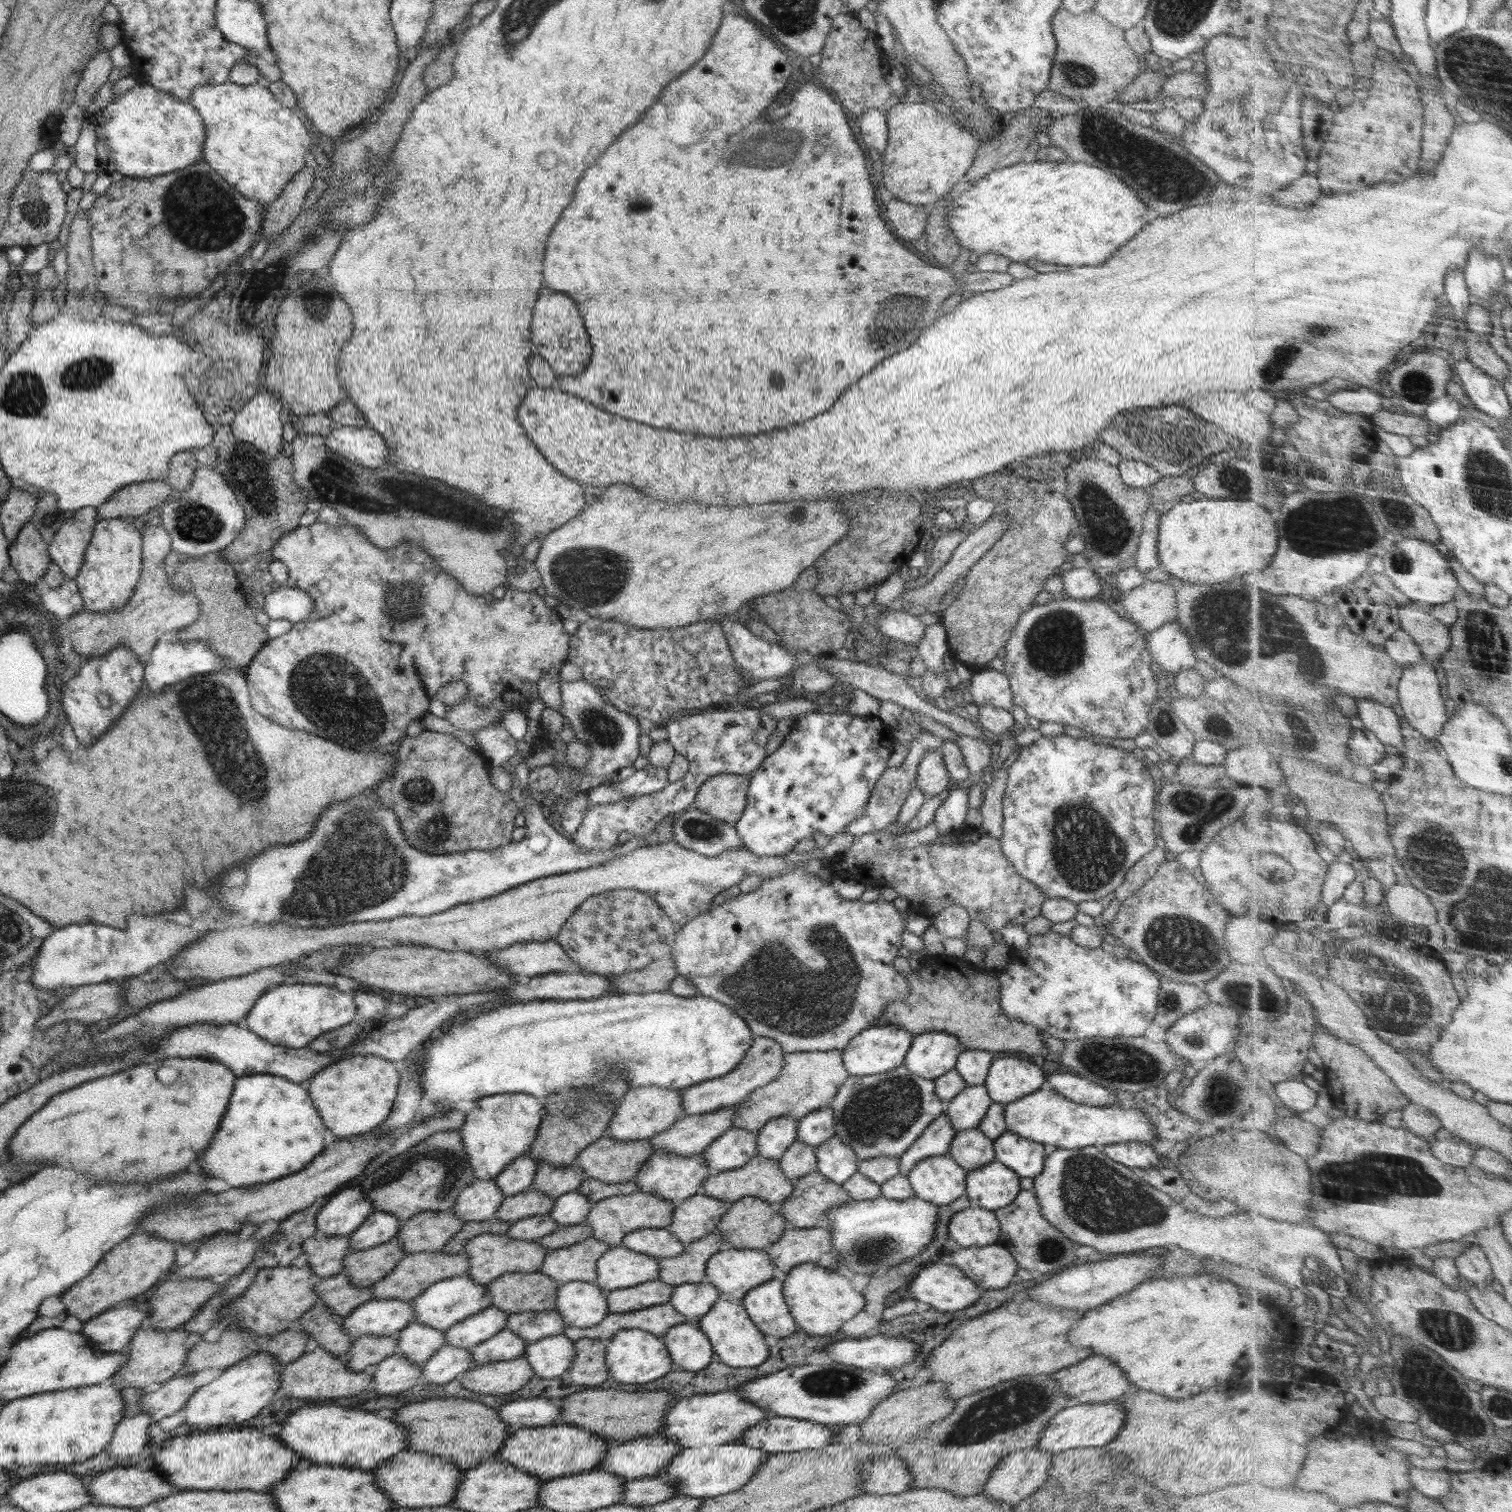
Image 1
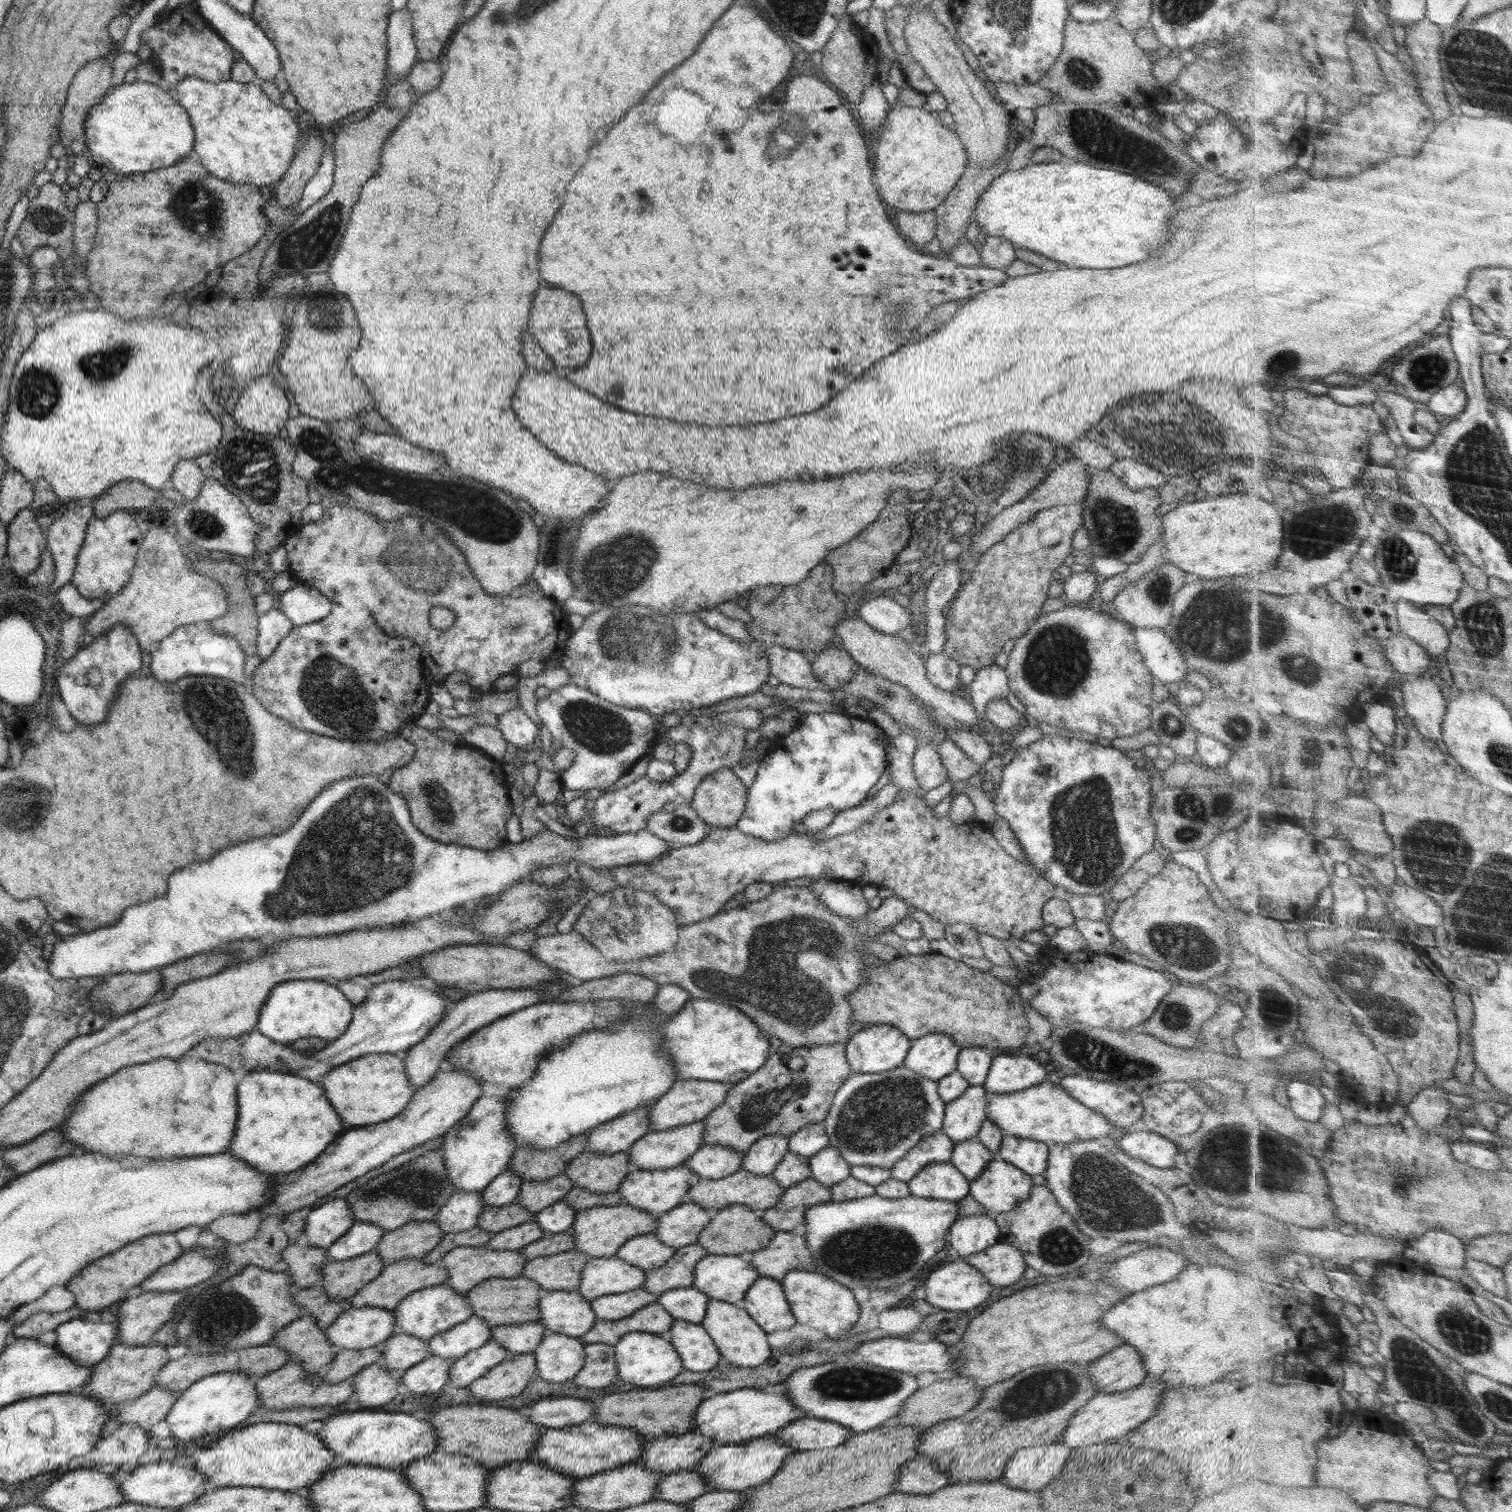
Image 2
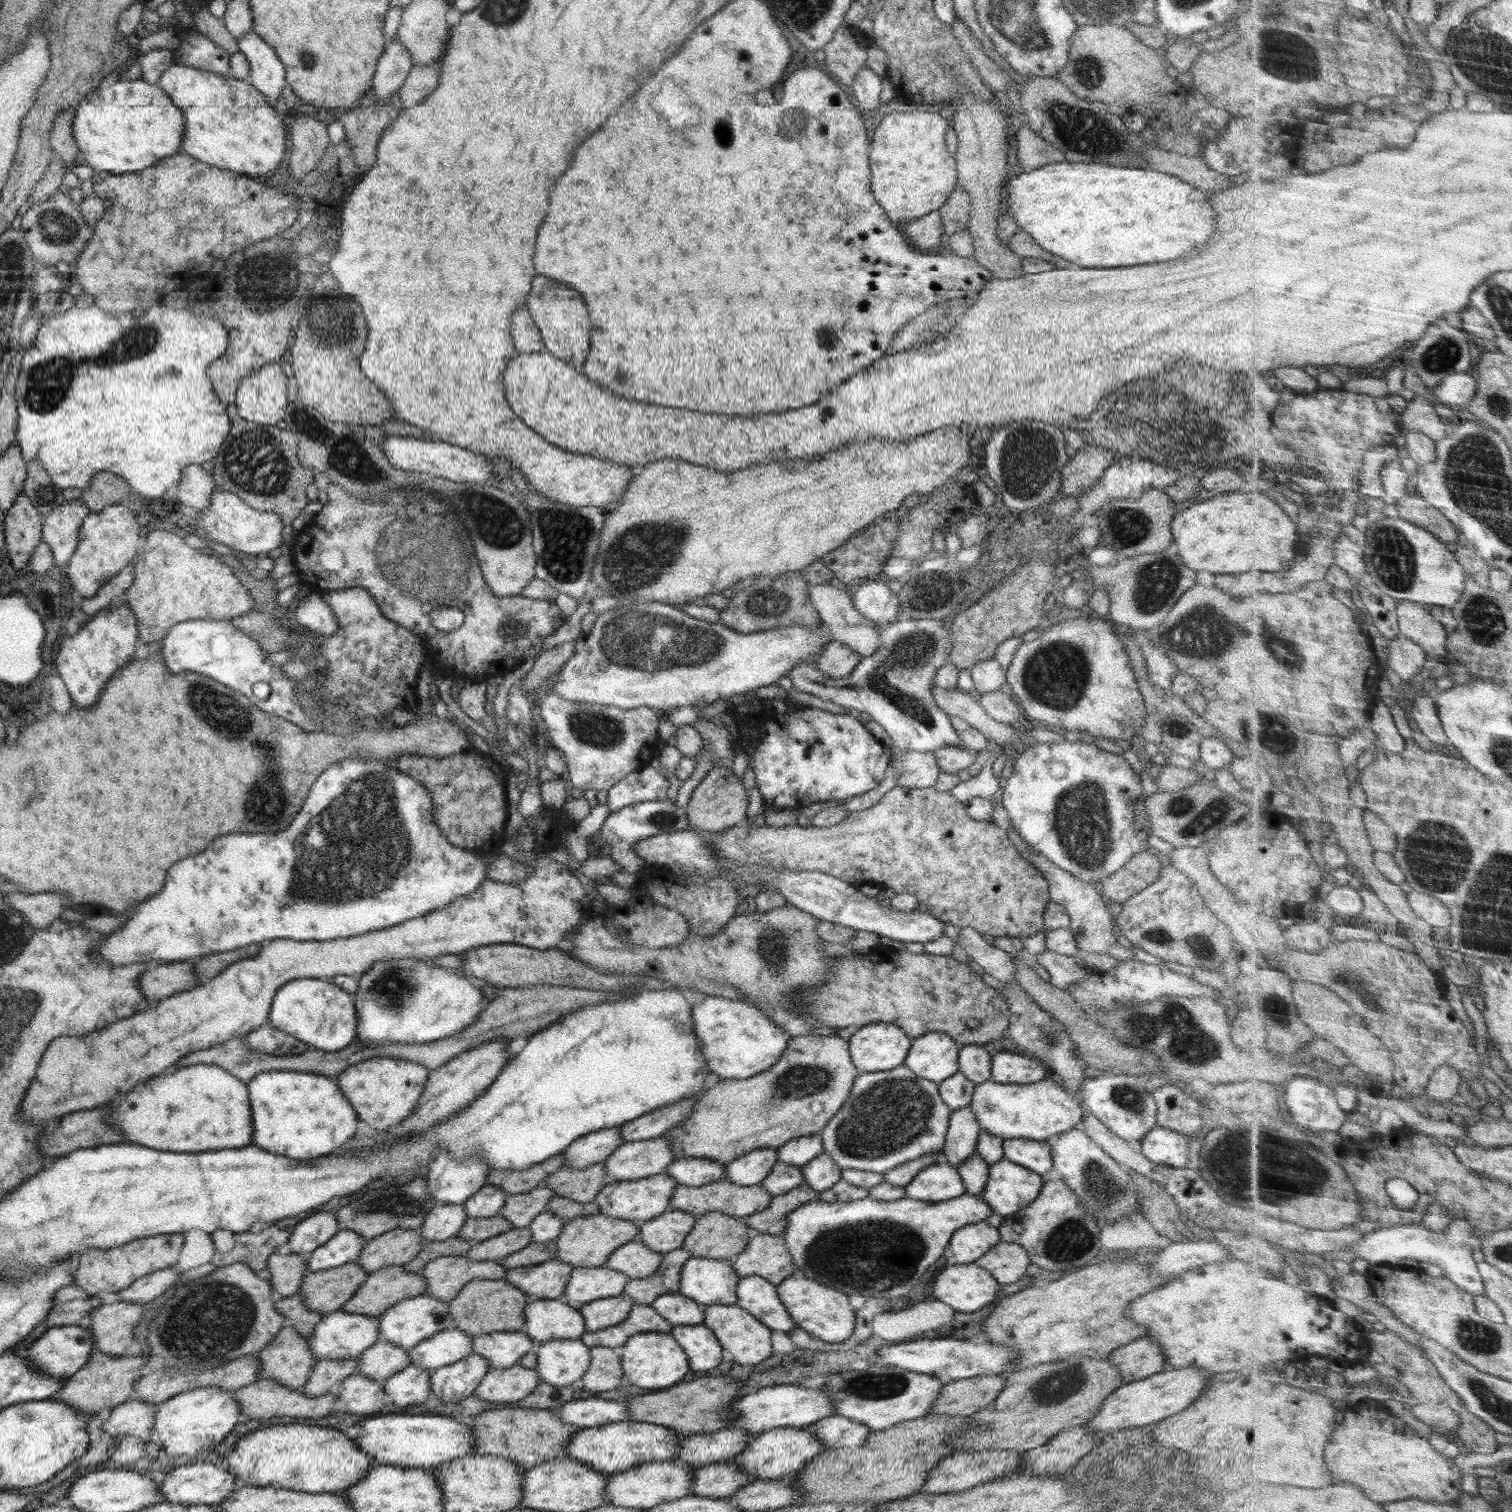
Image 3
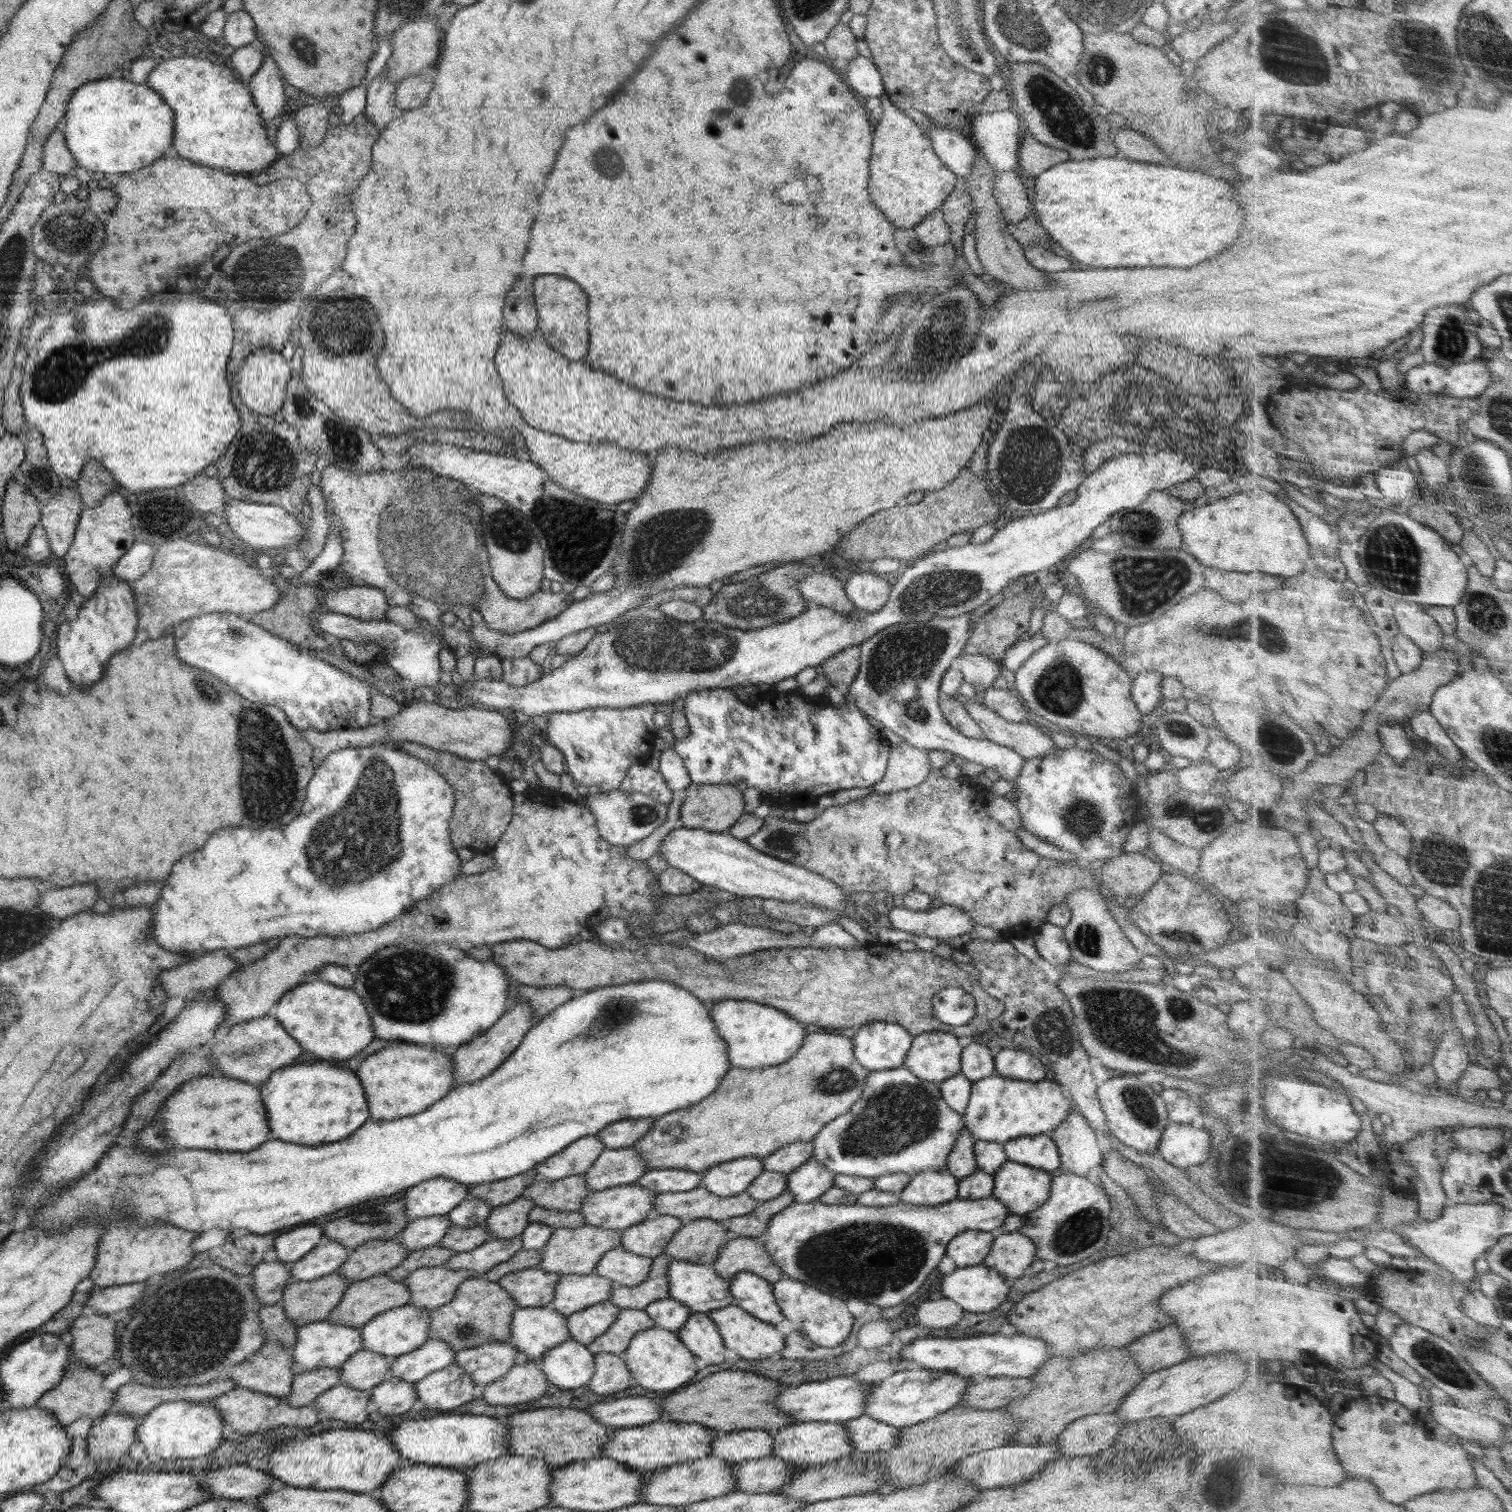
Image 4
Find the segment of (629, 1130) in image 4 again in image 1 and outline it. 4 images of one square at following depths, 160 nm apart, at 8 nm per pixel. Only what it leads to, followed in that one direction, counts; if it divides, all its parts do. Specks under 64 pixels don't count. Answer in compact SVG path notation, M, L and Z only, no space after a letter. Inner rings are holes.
M754 1036L743 1061L740 1061L739 1065L736 1065L730 1073L678 1090L681 1094L681 1105L683 1106L680 1117L698 1116L698 1114L706 1114L725 1106L732 1107L743 1102L745 1098L749 1097L749 1094L752 1094L753 1090L768 1084L777 1077L784 1066L783 1053L780 1044L773 1038Z

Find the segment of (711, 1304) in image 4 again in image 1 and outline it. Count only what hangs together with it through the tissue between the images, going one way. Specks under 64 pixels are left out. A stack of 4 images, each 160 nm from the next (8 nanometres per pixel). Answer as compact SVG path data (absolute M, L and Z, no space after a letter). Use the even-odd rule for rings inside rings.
M725 1247L724 1250L713 1254L705 1265L708 1282L712 1283L719 1290L720 1294L730 1294L742 1299L750 1289L756 1288L759 1284L779 1275L770 1260L769 1254L763 1249Z

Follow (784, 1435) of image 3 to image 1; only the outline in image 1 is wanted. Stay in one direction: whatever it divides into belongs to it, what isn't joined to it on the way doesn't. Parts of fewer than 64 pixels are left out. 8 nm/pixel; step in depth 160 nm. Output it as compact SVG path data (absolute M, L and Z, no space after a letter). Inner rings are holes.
M738 1442L714 1447L691 1447L680 1450L657 1477L675 1486L678 1495L692 1498L718 1497L741 1489L770 1455L762 1450L740 1445Z

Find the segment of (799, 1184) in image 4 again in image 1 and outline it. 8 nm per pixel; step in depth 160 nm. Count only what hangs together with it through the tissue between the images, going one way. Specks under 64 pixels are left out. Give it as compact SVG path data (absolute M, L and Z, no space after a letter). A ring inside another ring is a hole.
M836 1135L815 1148L817 1170L833 1183L841 1185L858 1170L858 1158L850 1146Z

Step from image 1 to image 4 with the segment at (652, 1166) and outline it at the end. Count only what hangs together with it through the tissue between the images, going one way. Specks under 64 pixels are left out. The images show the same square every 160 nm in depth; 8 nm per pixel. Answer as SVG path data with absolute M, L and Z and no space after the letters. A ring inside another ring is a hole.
M638 1183L615 1186L611 1189L589 1193L589 1195L582 1201L578 1211L582 1213L586 1225L598 1227L599 1229L612 1229L622 1232L629 1226L638 1224L653 1215L656 1216L653 1205L656 1195L657 1194L654 1191L645 1189Z

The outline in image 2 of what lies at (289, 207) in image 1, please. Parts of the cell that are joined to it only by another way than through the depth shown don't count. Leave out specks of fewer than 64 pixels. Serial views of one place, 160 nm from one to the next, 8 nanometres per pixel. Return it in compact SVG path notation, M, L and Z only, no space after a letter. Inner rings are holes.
M303 126L302 135L306 134L308 141L292 159L286 174L273 184L273 192L279 206L290 206L301 200L306 183L316 174L324 153L326 141L314 131L307 131Z

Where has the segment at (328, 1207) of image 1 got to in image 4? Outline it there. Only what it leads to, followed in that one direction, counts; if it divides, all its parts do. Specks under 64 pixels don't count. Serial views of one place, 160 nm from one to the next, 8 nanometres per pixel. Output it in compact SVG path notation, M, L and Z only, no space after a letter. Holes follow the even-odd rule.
M301 1225L280 1233L275 1238L273 1248L277 1252L278 1261L283 1262L290 1271L292 1265L324 1237L323 1230L317 1225Z

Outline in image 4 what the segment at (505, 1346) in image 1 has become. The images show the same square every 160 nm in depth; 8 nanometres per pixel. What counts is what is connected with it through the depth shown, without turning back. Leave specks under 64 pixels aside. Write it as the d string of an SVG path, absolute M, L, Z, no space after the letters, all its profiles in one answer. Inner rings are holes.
M456 1363L428 1374L413 1384L417 1399L430 1410L452 1410L470 1402L474 1396L474 1382Z

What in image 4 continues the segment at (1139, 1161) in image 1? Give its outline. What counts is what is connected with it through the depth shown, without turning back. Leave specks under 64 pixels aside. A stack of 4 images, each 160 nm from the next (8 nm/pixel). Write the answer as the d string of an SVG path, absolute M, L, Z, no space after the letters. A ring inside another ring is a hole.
M1172 1122L1168 1125L1161 1136L1157 1152L1166 1162L1182 1170L1213 1159L1213 1154L1210 1154L1210 1133L1192 1124Z

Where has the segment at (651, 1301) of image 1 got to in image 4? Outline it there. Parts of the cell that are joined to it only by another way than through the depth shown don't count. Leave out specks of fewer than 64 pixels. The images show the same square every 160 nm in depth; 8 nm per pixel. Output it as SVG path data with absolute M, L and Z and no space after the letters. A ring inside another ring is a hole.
M608 1299L569 1315L569 1339L587 1348L590 1342L604 1334L616 1321L618 1312L618 1307Z

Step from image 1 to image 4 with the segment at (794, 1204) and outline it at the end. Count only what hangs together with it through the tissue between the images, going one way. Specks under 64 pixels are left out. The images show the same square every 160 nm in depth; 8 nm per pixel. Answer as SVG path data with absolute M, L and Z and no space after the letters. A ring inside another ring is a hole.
M786 1189L780 1196L758 1203L750 1214L731 1218L726 1227L736 1236L762 1239L766 1235L770 1219L794 1201L792 1192Z

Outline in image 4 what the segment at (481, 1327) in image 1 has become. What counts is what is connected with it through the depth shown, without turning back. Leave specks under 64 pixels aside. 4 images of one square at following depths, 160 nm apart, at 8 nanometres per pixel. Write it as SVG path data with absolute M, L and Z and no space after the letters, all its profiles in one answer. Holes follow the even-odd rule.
M429 1339L418 1349L392 1360L389 1376L414 1384L455 1362L455 1352L446 1342Z

